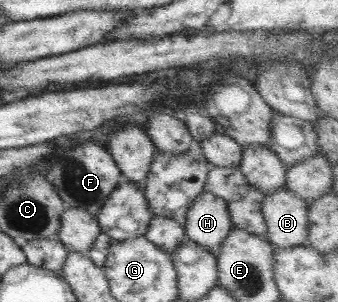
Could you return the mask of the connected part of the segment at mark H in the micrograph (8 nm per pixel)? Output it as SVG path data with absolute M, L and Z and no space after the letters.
M203 190L188 208L185 218L186 238L204 246L217 257L232 226L227 202Z

